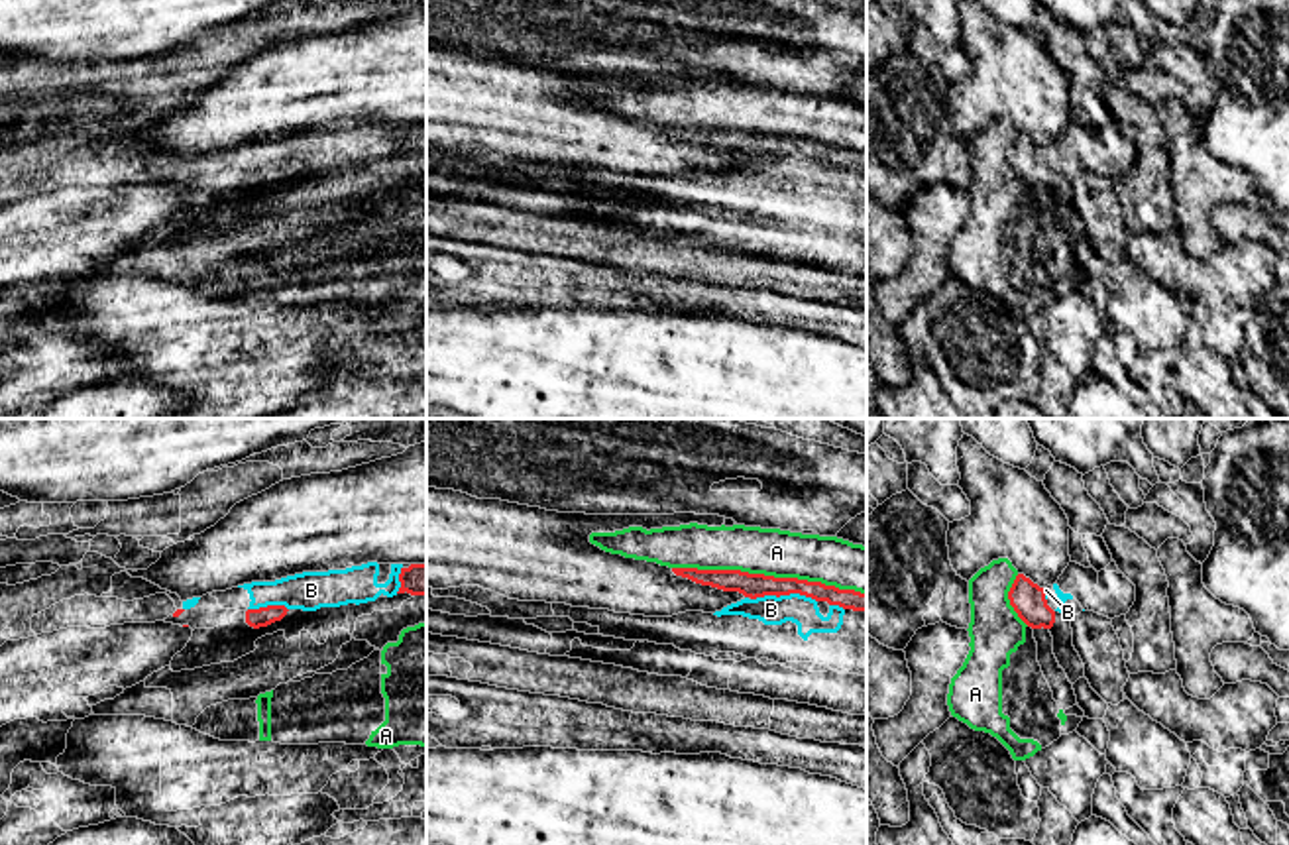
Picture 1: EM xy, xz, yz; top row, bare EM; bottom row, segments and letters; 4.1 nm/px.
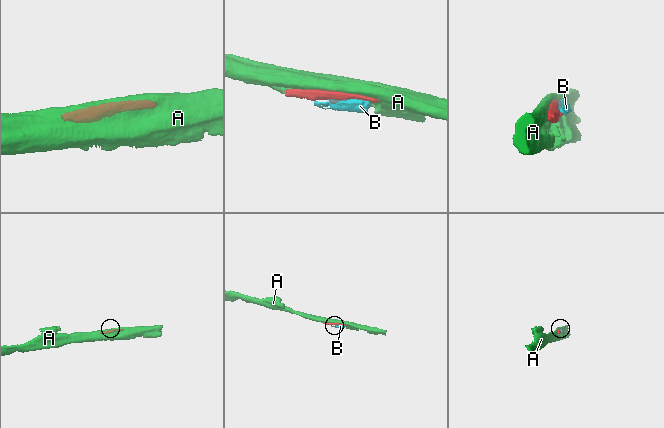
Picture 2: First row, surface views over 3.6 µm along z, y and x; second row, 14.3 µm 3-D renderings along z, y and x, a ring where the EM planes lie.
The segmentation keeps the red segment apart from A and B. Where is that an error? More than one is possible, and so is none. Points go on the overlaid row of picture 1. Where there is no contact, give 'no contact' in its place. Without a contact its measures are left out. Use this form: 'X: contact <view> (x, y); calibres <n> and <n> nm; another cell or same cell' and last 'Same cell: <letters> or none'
A: contact xz (769, 576); calibres 100 and 190 nm; another cell
B: contact xz (784, 594); calibres 100 and 120 nm; same cell
Same cell: B

